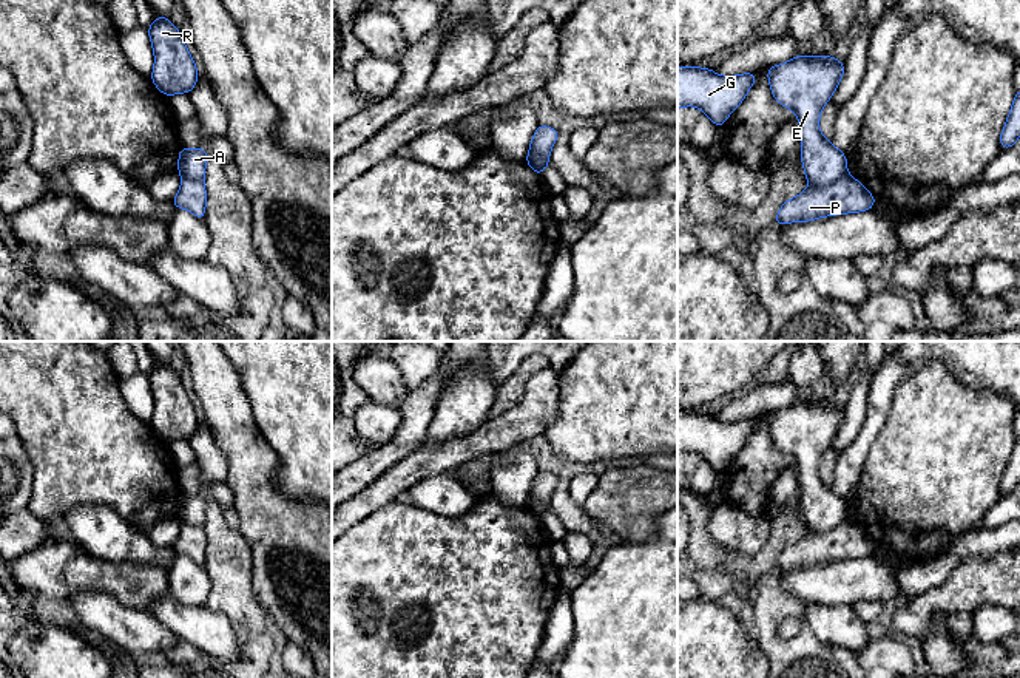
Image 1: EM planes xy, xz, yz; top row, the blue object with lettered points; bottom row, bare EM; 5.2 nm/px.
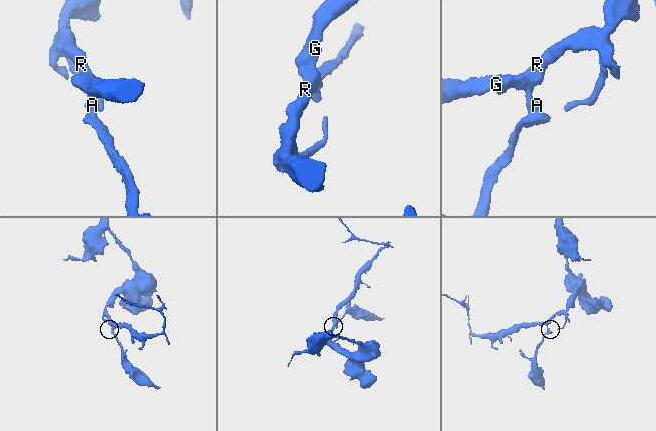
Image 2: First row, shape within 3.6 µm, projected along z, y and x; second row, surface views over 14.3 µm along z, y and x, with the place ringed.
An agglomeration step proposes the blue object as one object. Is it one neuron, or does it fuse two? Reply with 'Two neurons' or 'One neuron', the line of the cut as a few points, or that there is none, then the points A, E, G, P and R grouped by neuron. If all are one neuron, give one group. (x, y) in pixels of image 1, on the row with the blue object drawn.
Two neurons. Split along yz (846, 172), (829, 184), (812, 187). Groups: A E G R / P

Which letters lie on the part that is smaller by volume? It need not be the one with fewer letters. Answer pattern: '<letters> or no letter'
P

